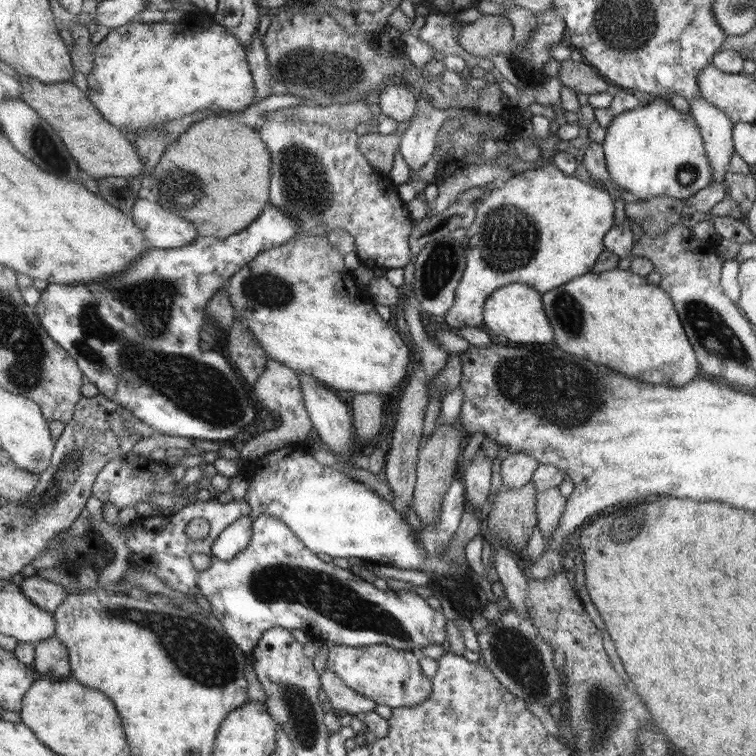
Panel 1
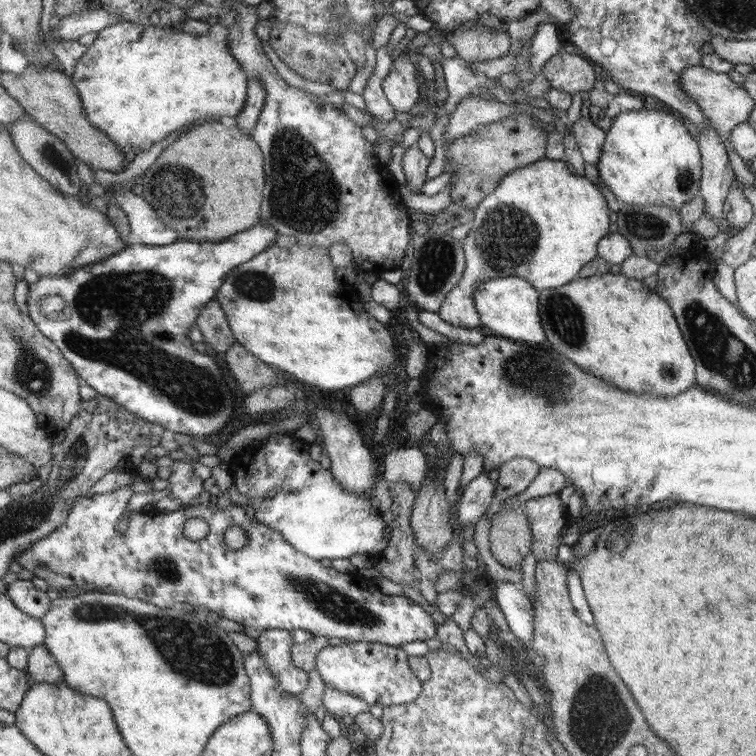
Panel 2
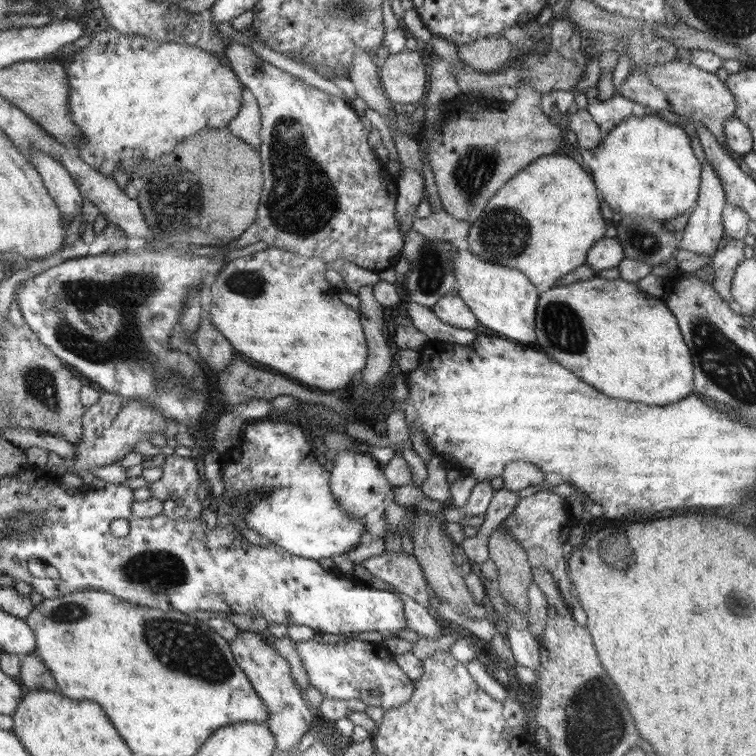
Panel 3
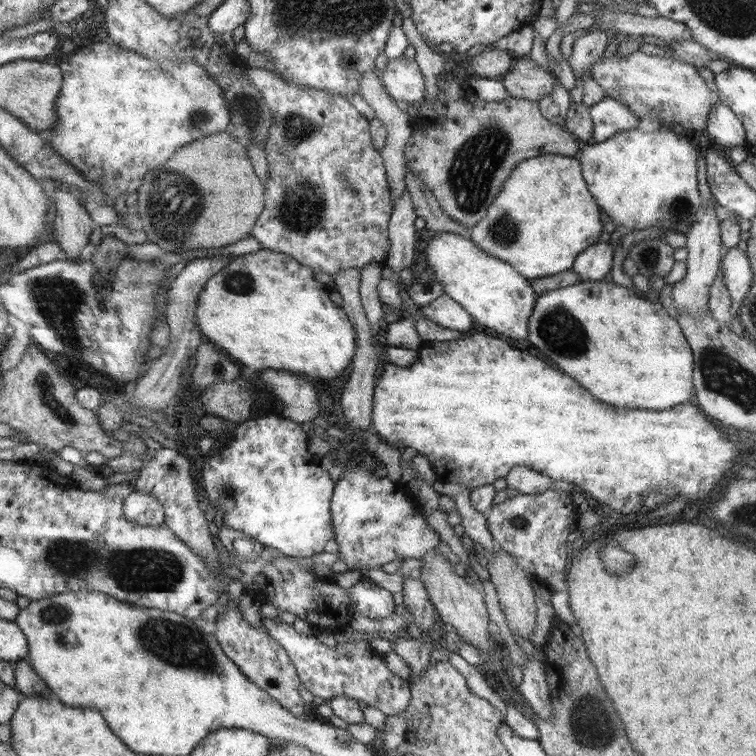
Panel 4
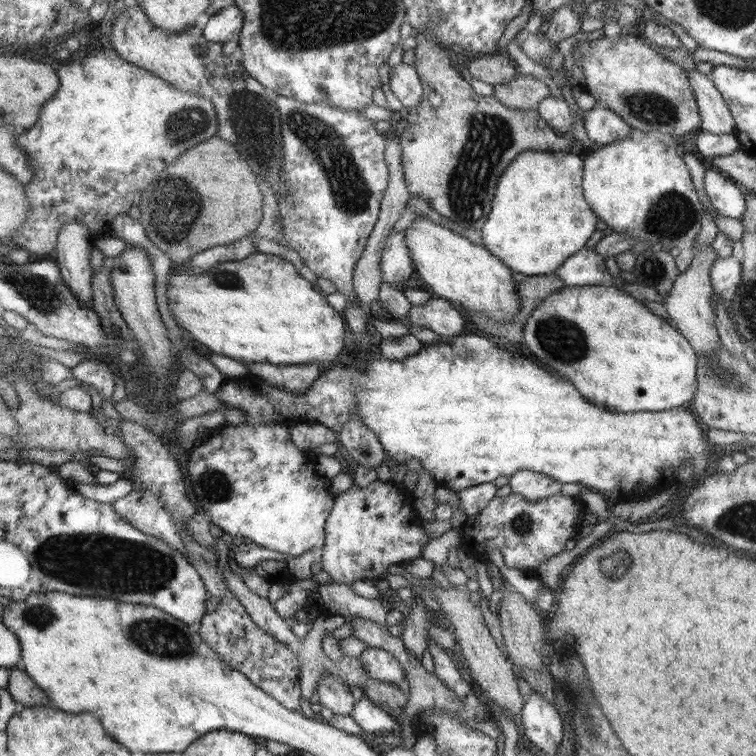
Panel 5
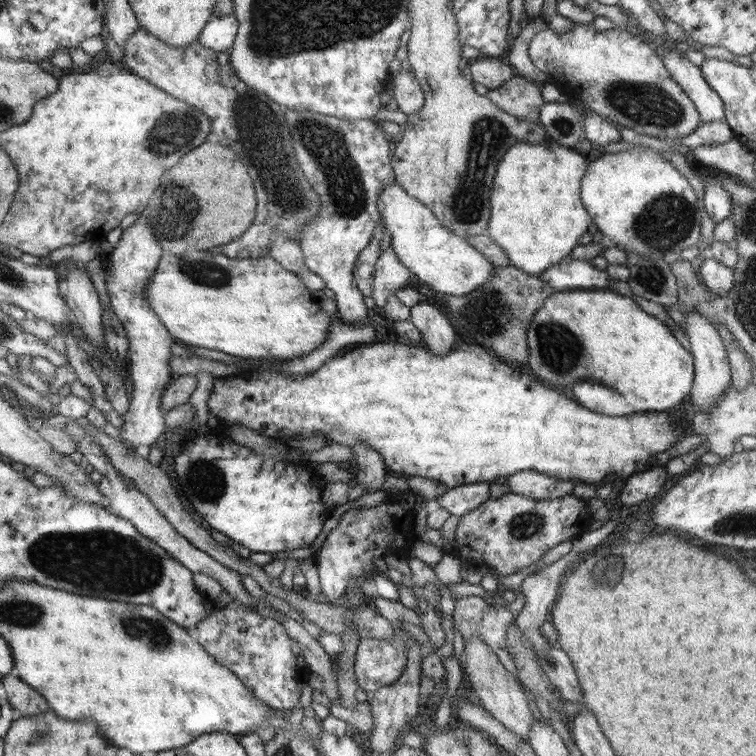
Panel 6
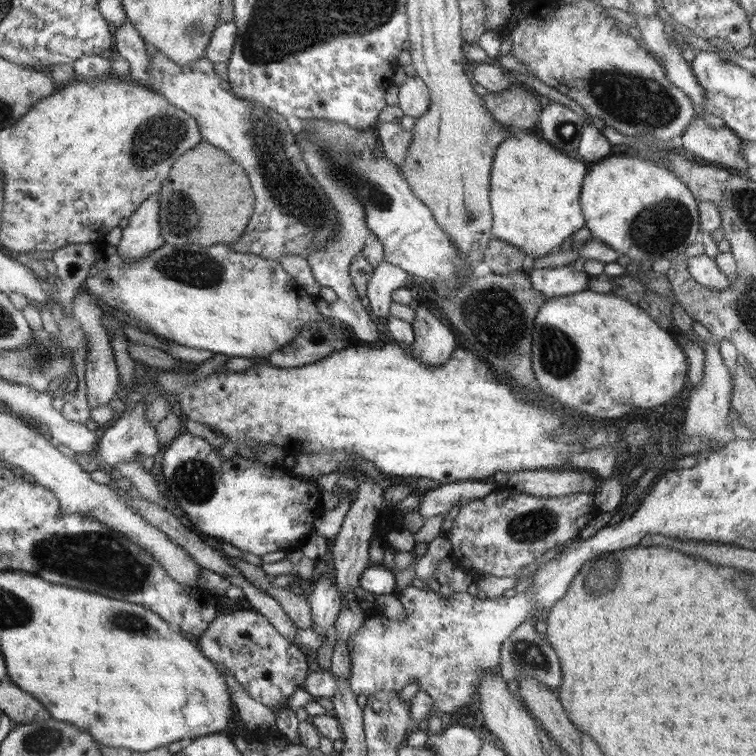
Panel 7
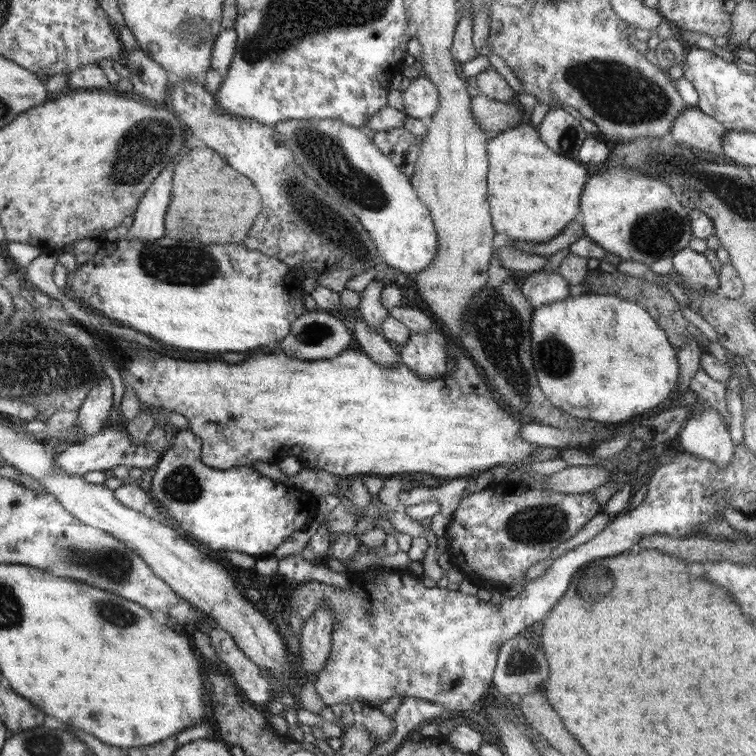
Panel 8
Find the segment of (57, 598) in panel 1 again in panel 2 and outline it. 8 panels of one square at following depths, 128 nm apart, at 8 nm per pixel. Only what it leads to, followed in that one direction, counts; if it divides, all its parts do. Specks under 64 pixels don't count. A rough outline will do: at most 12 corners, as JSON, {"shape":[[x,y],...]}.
{"shape":[[32,581],[2,586],[28,616],[43,617],[52,606]]}

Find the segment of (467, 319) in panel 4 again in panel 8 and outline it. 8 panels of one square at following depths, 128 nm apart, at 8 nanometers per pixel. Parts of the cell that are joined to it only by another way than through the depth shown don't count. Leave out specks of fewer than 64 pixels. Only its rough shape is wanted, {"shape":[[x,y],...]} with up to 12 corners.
{"shape":[[412,332],[399,356],[420,377],[448,371],[444,336]]}

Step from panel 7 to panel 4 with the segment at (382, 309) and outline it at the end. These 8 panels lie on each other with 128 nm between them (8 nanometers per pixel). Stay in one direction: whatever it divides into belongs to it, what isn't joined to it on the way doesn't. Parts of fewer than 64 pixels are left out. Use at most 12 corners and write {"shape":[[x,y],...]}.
{"shape":[[409,192],[389,220],[390,252],[383,265],[398,277],[416,256],[416,213]]}

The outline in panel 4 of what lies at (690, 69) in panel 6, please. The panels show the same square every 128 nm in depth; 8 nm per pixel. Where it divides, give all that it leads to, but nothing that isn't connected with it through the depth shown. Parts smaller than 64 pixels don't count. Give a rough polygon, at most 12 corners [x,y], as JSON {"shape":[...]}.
{"shape":[[716,103],[705,128],[715,146],[742,146],[736,113]]}

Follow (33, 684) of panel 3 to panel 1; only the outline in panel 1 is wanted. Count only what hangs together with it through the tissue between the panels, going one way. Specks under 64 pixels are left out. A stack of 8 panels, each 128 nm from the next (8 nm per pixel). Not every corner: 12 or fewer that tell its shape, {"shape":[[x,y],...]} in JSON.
{"shape":[[53,636],[34,645],[42,677],[68,678],[69,651]]}

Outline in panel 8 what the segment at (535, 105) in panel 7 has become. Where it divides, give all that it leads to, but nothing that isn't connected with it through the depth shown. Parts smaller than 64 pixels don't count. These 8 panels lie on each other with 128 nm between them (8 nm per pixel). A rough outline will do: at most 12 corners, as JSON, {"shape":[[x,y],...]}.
{"shape":[[474,96],[477,124],[492,137],[529,117],[516,100]]}

